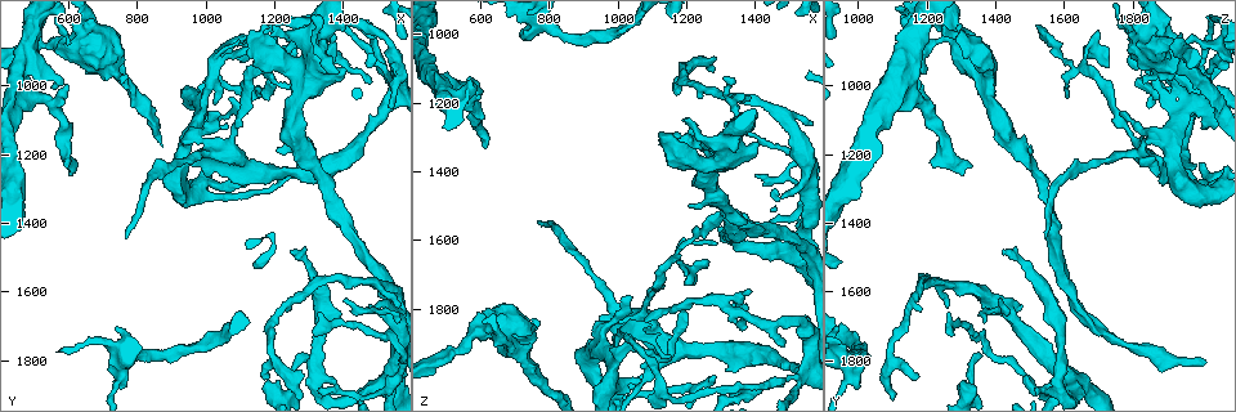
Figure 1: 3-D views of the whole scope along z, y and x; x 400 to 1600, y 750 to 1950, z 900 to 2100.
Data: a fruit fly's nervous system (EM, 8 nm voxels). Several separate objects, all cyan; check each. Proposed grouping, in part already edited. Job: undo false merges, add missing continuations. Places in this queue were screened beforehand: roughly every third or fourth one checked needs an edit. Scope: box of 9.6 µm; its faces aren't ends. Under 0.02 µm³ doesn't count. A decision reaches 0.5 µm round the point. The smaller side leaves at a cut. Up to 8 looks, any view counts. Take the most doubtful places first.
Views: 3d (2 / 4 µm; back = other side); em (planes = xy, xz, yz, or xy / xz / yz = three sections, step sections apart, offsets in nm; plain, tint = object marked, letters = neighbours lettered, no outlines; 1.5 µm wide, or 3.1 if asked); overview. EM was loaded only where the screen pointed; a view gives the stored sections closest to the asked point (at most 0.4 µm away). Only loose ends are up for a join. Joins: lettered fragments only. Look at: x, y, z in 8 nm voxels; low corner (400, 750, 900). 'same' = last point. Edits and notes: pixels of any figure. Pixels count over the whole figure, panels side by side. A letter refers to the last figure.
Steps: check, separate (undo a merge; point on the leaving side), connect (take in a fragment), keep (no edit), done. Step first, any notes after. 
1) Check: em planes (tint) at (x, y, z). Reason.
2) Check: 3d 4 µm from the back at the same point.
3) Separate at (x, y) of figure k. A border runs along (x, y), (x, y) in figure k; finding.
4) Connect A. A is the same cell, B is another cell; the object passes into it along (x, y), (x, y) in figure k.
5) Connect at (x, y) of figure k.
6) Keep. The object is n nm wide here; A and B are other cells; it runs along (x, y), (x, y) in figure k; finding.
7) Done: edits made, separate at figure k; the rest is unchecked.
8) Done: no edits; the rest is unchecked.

Check: em planes (letters) at (1210, 1190, 1510). Thick end.

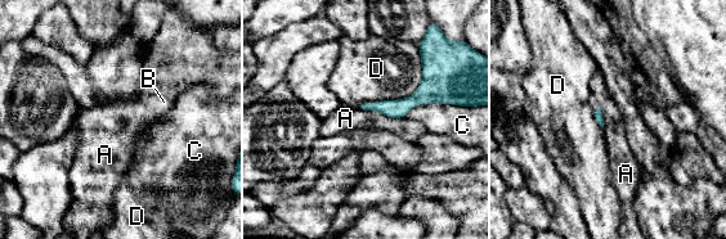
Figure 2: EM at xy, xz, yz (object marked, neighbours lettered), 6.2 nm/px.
Keep. A, B, C and D are other cells; none of them fits.

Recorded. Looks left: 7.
Check: 3d 2 µm from the back at (1190, 820, 1240). An open end.

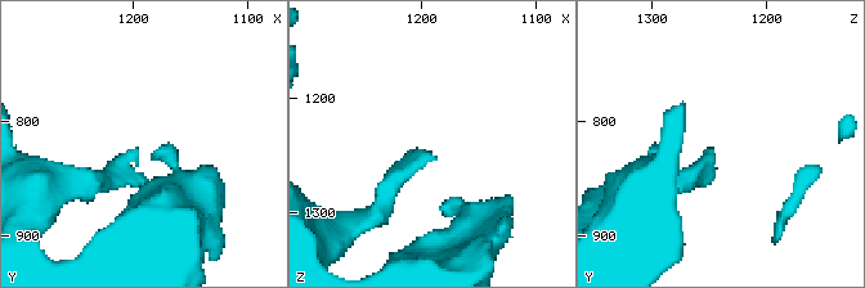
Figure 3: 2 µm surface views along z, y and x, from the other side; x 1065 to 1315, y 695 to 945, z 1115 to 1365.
Check: em xy step 4 (tint) at (1194, 824, 1244).

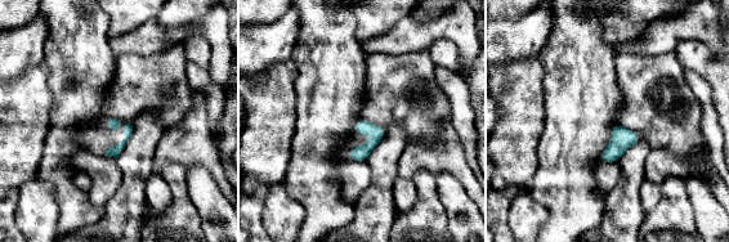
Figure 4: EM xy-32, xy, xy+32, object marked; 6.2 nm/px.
Check: em planes (letters) at the same point.

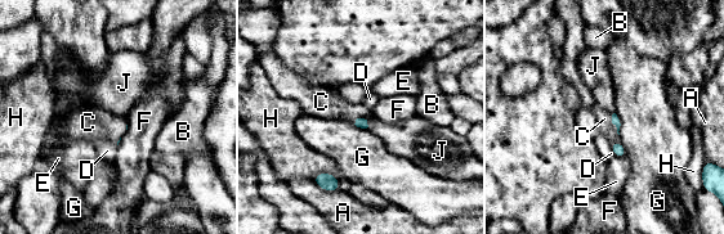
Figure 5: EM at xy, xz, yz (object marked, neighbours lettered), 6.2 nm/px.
Connect C. The longest contact is with H, 190 nm; C is the same cell, A, B, D, E, F, G, H and J are other cells; the object passes into it along (615, 120), (613, 124), (604, 118) in figure 5; it goes on there.

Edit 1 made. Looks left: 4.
Check: 3d 2 µm from the back at (1250, 1490, 1410). Thin end.

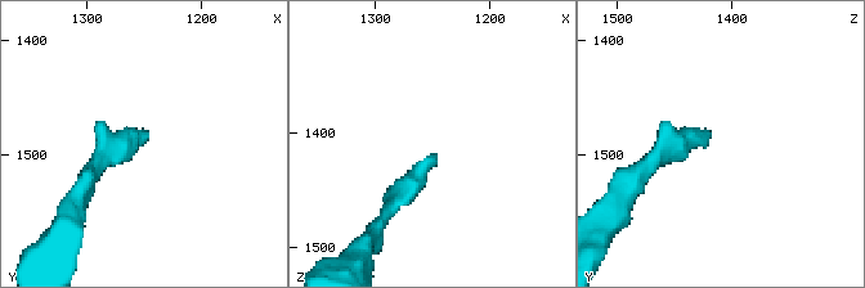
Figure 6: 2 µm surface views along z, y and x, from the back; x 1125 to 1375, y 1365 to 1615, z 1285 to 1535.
Check: em planes (letters) at (1252, 1478, 1418).

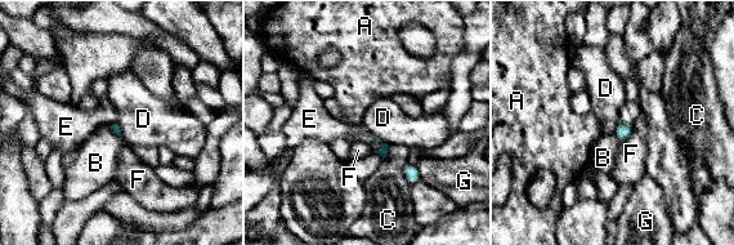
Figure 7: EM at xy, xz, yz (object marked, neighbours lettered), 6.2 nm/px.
Keep. A, B, C, D, E, F and G are other cells; a border runs along (375, 136), (388, 146) in figure 7; no lettered fragment goes on from it.

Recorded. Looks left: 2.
Done: edits made, connect at figure 5; the rest is unchecked.

